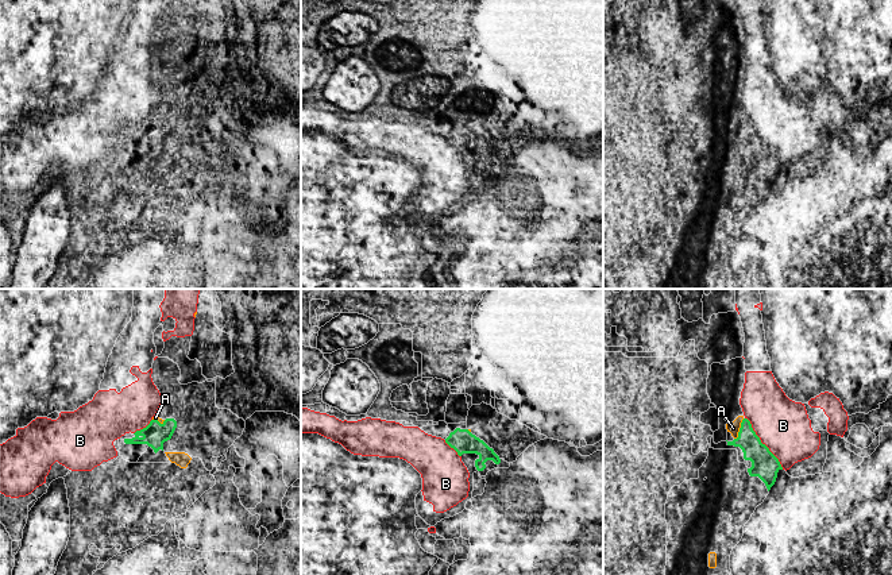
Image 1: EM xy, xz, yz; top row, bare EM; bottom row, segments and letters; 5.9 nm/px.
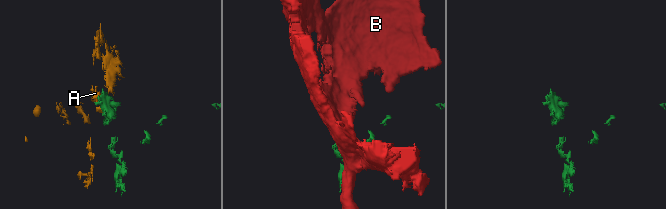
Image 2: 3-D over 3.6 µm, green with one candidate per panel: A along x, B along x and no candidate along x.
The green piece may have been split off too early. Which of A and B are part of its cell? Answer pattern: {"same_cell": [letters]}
{"same_cell": []}

